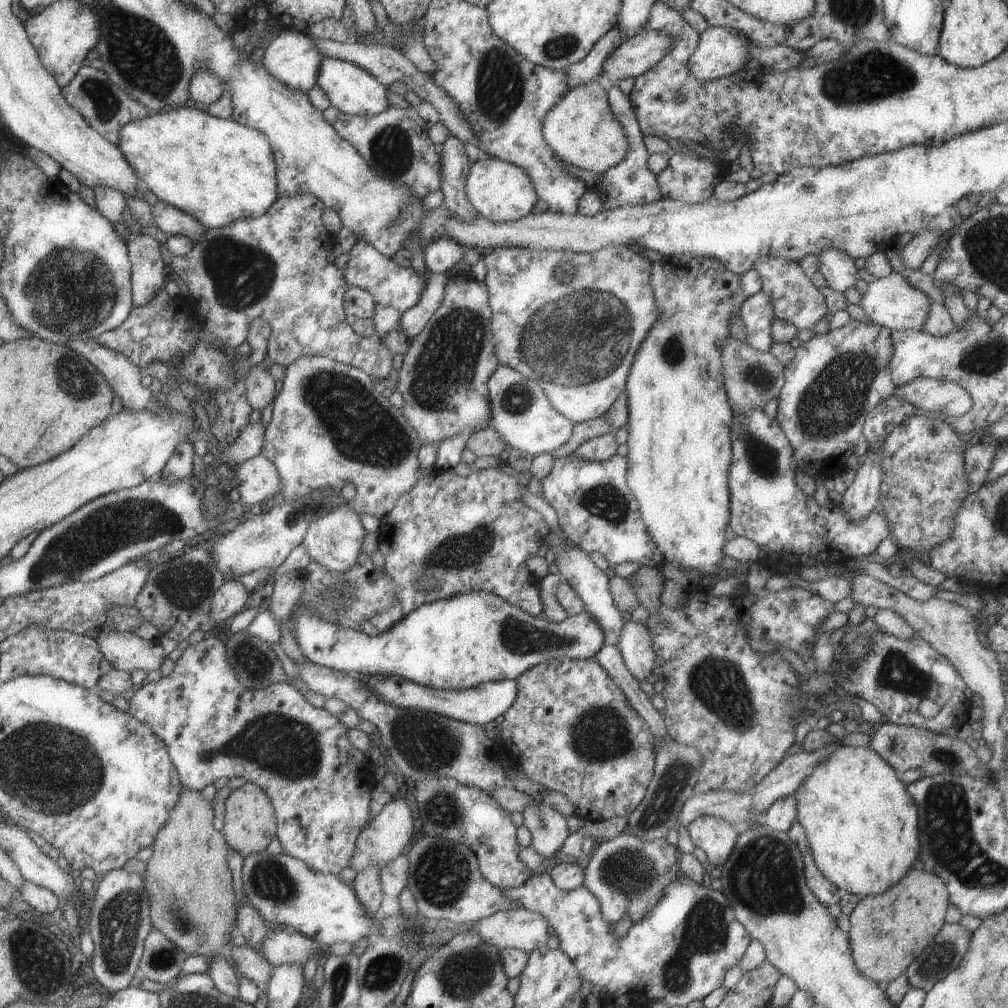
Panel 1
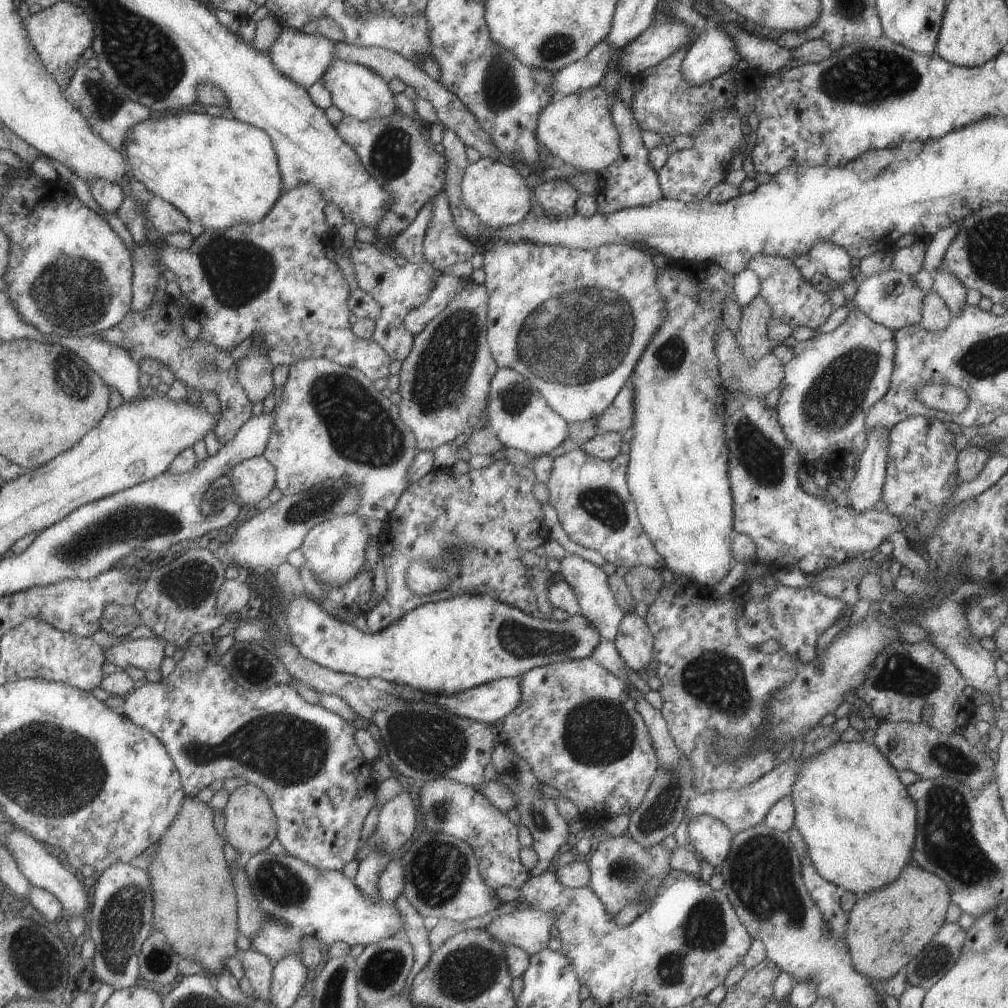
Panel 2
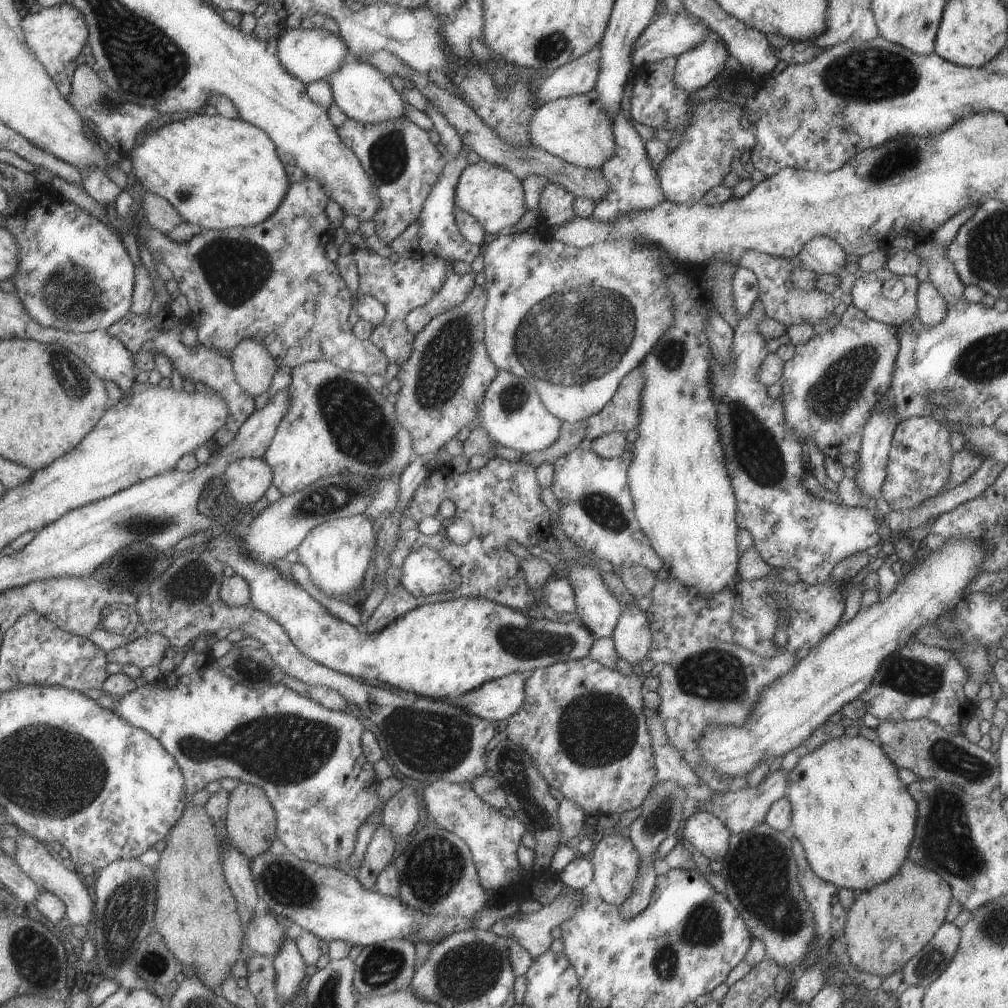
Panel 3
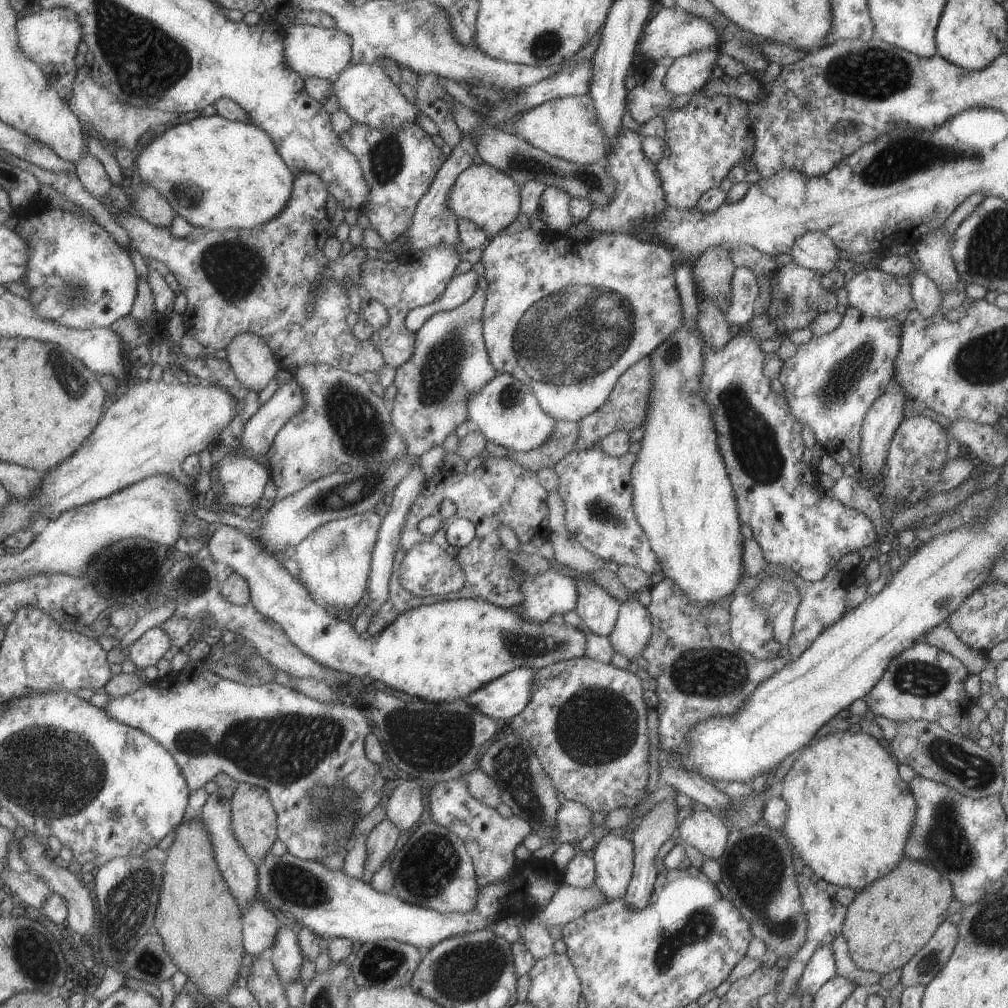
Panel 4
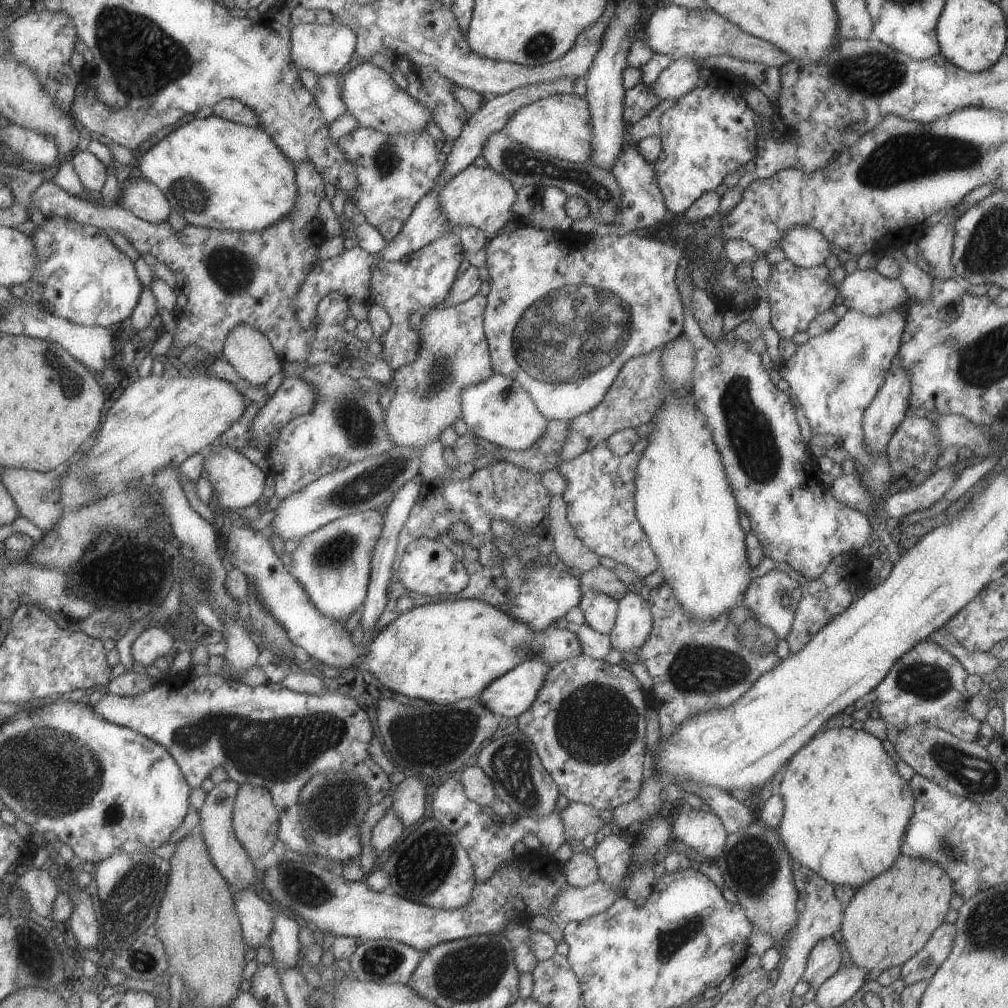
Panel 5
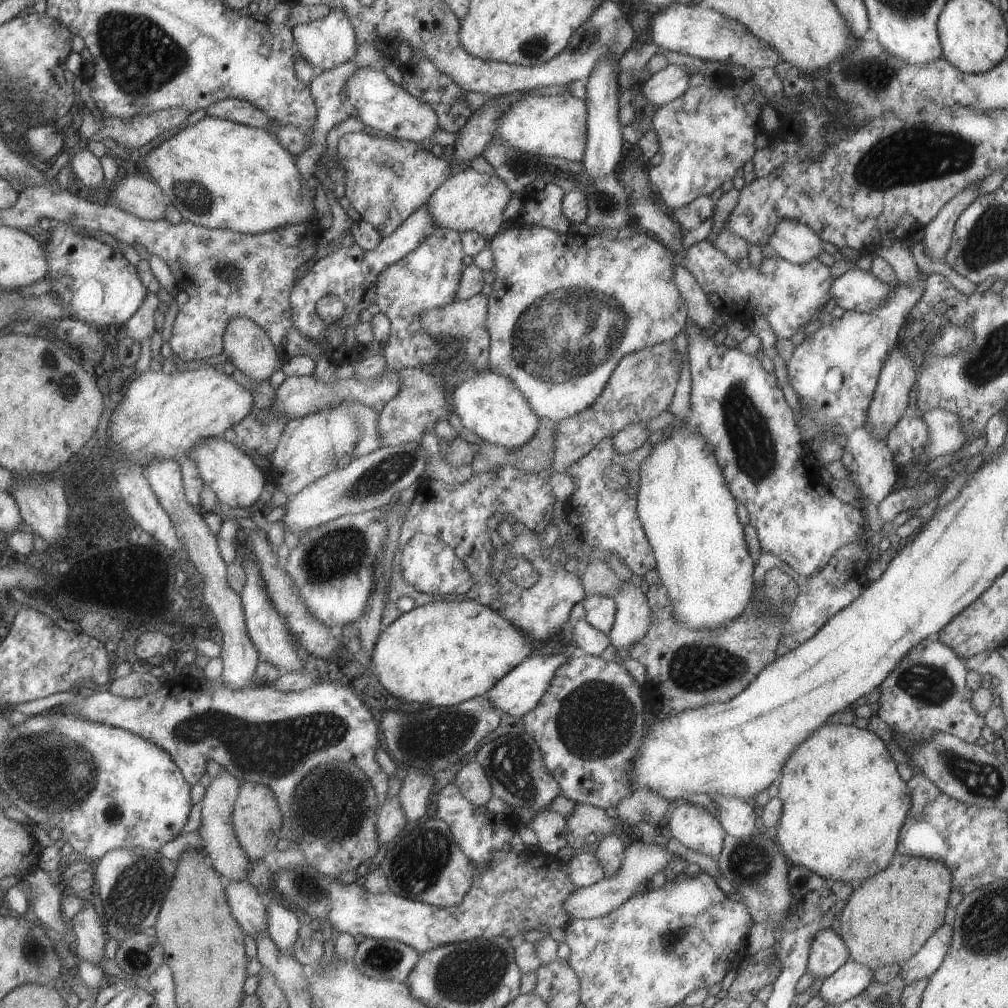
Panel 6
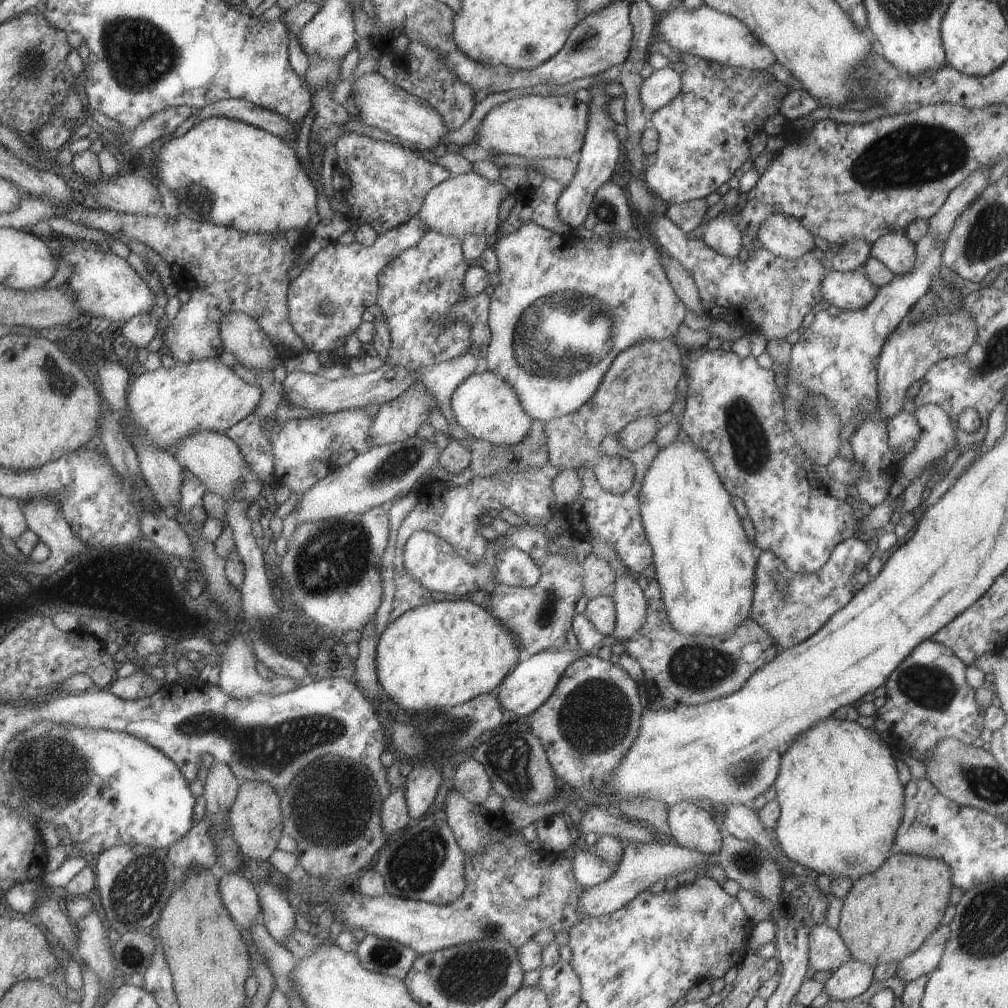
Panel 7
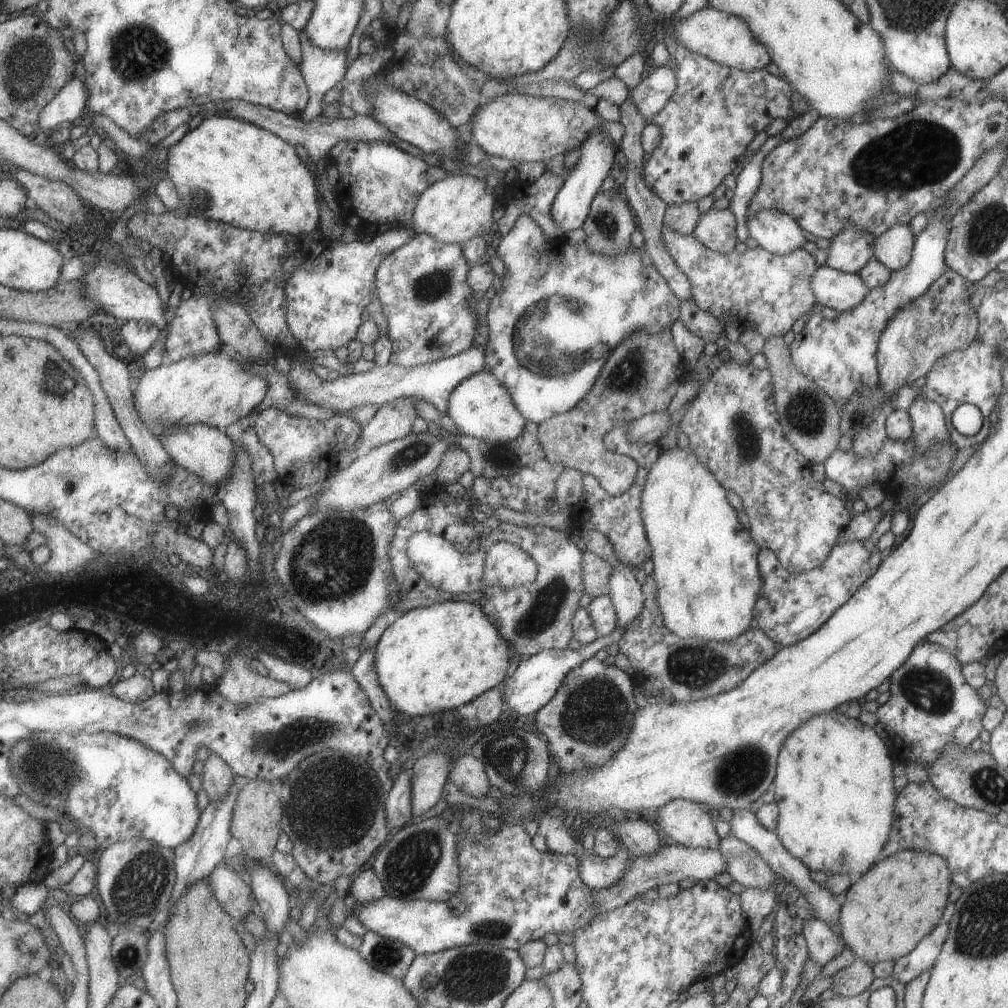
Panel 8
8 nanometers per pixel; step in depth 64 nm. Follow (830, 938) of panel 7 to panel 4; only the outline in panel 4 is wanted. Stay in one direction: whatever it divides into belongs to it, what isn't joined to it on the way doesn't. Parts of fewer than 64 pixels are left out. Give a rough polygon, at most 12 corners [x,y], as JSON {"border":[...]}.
{"border":[[831,945],[818,947],[800,975],[798,995],[813,996],[836,976]]}

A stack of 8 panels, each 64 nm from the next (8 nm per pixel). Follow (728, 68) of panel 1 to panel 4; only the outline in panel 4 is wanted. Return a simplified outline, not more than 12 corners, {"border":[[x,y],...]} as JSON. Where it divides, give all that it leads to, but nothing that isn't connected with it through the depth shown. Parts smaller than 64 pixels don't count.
{"border":[[719,48],[678,57],[666,73],[674,96],[693,95],[719,74]]}

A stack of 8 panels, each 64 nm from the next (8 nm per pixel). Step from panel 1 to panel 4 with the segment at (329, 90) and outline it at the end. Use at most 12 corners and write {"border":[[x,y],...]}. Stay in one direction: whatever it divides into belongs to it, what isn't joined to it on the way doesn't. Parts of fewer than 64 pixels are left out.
{"border":[[352,63],[332,84],[352,122],[381,131],[416,123],[378,63]]}

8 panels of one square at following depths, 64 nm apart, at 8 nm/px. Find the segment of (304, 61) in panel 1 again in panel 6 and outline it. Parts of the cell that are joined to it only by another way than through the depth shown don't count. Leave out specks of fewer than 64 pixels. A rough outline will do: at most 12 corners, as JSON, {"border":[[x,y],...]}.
{"border":[[342,9],[292,29],[296,52],[318,74],[356,55]]}

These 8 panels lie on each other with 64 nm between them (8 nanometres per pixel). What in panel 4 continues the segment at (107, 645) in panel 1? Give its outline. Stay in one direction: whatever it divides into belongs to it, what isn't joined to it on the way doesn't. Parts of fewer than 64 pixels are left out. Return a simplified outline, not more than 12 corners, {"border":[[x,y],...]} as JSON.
{"border":[[160,627],[146,630],[125,651],[107,652],[108,665],[132,660],[156,666],[173,644]]}

